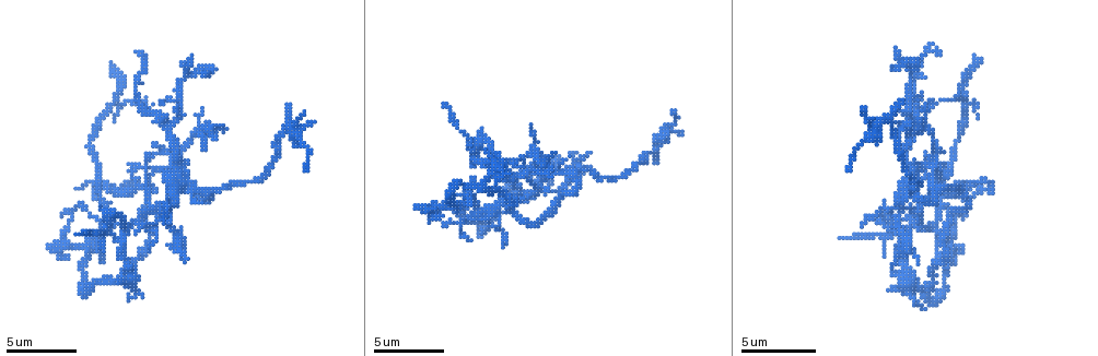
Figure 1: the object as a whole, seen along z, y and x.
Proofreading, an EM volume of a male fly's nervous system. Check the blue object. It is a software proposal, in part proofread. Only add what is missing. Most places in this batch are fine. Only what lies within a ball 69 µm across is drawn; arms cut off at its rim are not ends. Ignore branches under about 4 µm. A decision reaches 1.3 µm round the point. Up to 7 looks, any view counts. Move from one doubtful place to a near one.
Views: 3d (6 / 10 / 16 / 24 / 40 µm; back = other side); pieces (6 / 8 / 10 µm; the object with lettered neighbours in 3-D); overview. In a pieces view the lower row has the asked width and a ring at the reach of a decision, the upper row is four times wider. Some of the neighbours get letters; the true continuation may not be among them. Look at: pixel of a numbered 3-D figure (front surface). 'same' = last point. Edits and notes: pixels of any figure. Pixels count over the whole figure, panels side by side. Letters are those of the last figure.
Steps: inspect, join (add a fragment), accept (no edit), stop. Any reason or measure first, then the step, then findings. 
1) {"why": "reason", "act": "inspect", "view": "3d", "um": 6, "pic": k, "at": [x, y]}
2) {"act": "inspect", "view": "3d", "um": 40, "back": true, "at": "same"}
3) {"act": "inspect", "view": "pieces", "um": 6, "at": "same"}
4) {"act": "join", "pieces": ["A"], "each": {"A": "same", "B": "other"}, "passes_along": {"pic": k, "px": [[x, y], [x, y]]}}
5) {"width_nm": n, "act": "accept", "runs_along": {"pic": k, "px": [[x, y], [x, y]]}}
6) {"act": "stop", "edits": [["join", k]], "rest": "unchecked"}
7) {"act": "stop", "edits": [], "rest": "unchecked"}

{"act": "inspect", "view": "pieces", "um": 10, "pic": 1, "at": [416, 207]}

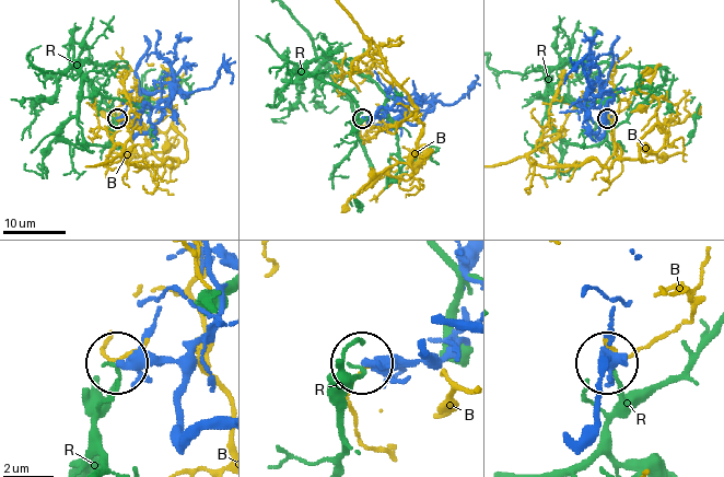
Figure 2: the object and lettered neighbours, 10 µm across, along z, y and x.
{"act": "accept", "each": {"B": "other", "R": "other"}, "runs_along": {"pic": 2, "px": [[179, 91], [132, 116], [117, 117]]}, "found": "no lettered fragment goes on from it"}

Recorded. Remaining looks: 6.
{"why": "branch stops here", "act": "inspect", "view": "pieces", "um": 10, "pic": 1, "at": [84, 296]}

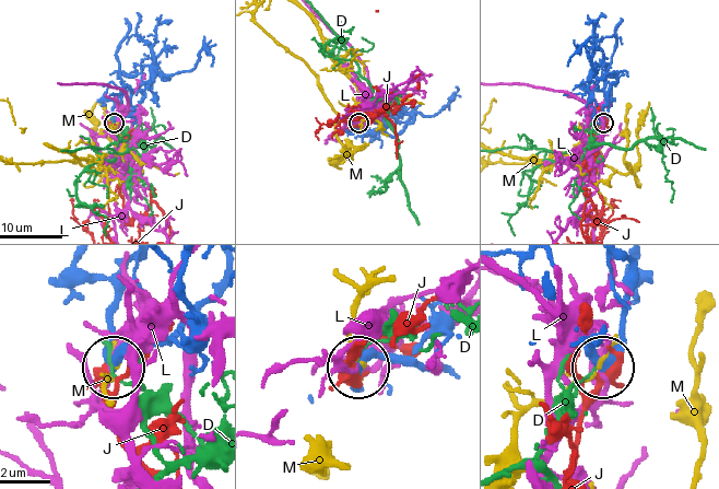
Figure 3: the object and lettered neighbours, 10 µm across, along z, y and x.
{"act": "accept", "each": {"D": "other", "J": "other", "L": "other", "M": "other"}, "found": "no lettered fragment goes on from it"}

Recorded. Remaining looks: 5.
{"why": "free end", "act": "inspect", "view": "3d", "um": 6, "pic": 1, "at": [104, 208]}

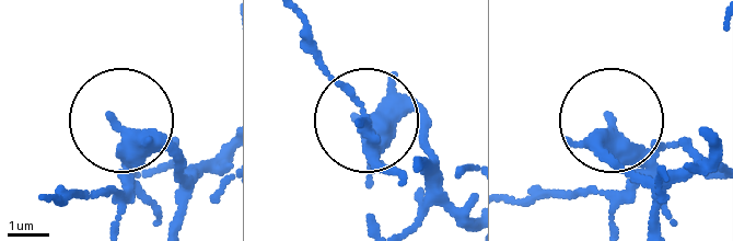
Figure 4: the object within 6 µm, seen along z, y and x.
{"act": "inspect", "view": "pieces", "um": 10, "pic": 4, "at": [611, 121]}

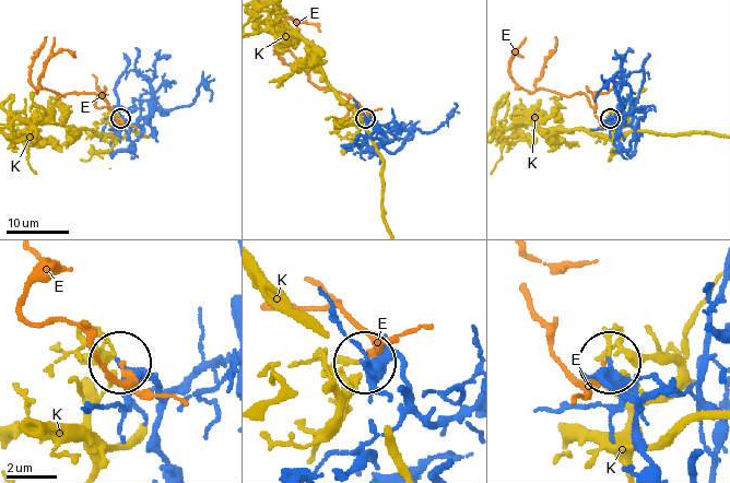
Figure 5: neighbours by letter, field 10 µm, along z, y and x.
{"width_nm": 270, "act": "accept", "each": {"E": "other", "K": "other"}, "runs_along": {"pic": 5, "px": [[661, 389], [643, 397], [624, 392], [604, 378], [611, 362]]}, "found": "none of them fits"}

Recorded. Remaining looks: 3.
{"why": "end of a long branch", "act": "inspect", "view": "pieces", "um": 10, "pic": 1, "at": [304, 167]}

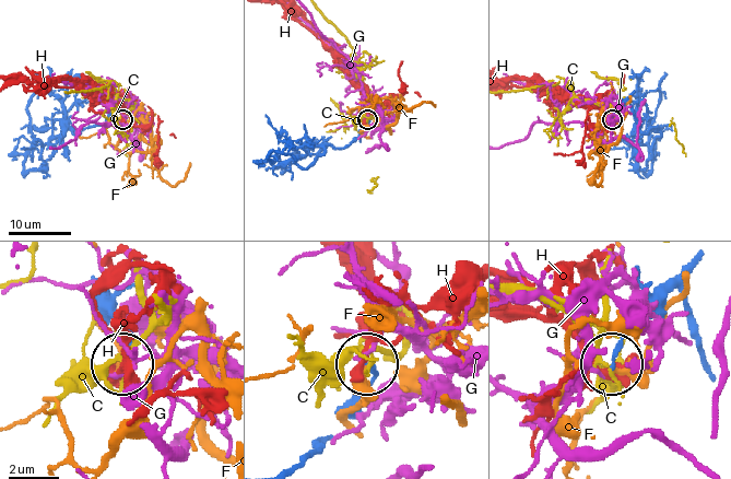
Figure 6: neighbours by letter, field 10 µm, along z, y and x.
{"act": "accept", "each": {"C": "other", "F": "other", "G": "other", "H": "other"}, "found": "none of them fits"}

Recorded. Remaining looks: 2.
{"act": "stop", "edits": [], "rest": "unchecked"}

